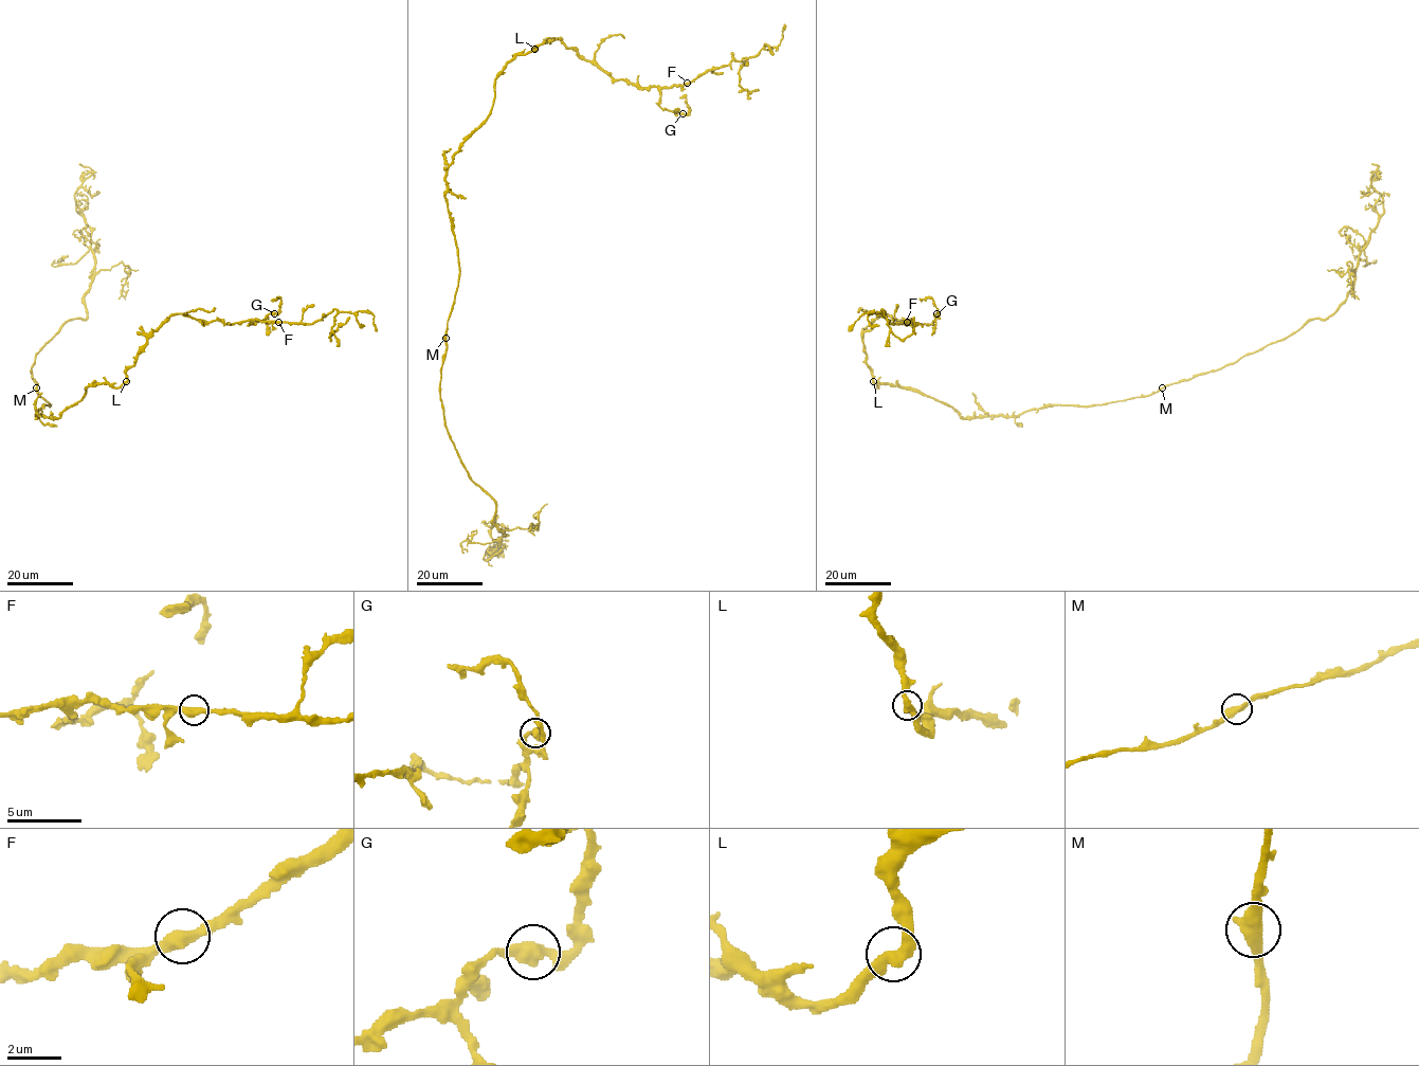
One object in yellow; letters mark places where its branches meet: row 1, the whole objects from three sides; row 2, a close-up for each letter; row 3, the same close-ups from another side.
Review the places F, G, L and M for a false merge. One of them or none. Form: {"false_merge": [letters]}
{"false_merge": []}

